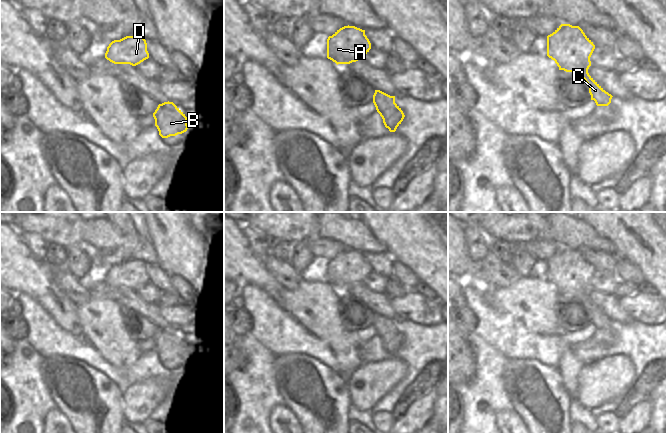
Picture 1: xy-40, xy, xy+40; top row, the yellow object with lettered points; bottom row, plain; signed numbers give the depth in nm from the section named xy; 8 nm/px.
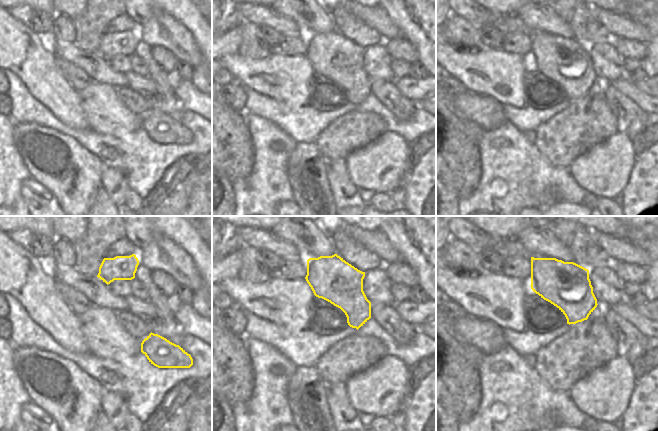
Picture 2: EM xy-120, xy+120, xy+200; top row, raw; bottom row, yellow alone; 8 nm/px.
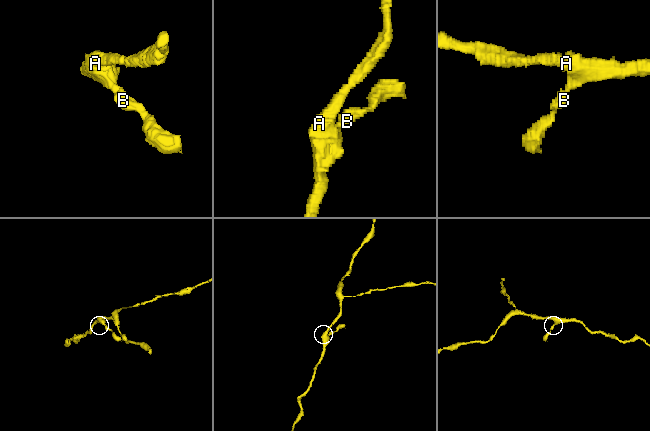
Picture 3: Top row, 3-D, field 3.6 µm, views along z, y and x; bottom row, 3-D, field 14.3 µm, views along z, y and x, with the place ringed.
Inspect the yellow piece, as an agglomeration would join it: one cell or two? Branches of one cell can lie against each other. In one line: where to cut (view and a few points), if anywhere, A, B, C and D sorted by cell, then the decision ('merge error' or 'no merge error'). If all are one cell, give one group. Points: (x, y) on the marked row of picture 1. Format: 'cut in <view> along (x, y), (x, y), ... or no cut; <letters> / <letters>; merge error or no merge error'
no cut; A B C D; no merge error

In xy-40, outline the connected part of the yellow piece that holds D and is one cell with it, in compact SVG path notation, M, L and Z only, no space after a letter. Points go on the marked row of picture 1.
M142 36L114 40L107 47L105 58L114 64L136 66L149 58L146 40Z

